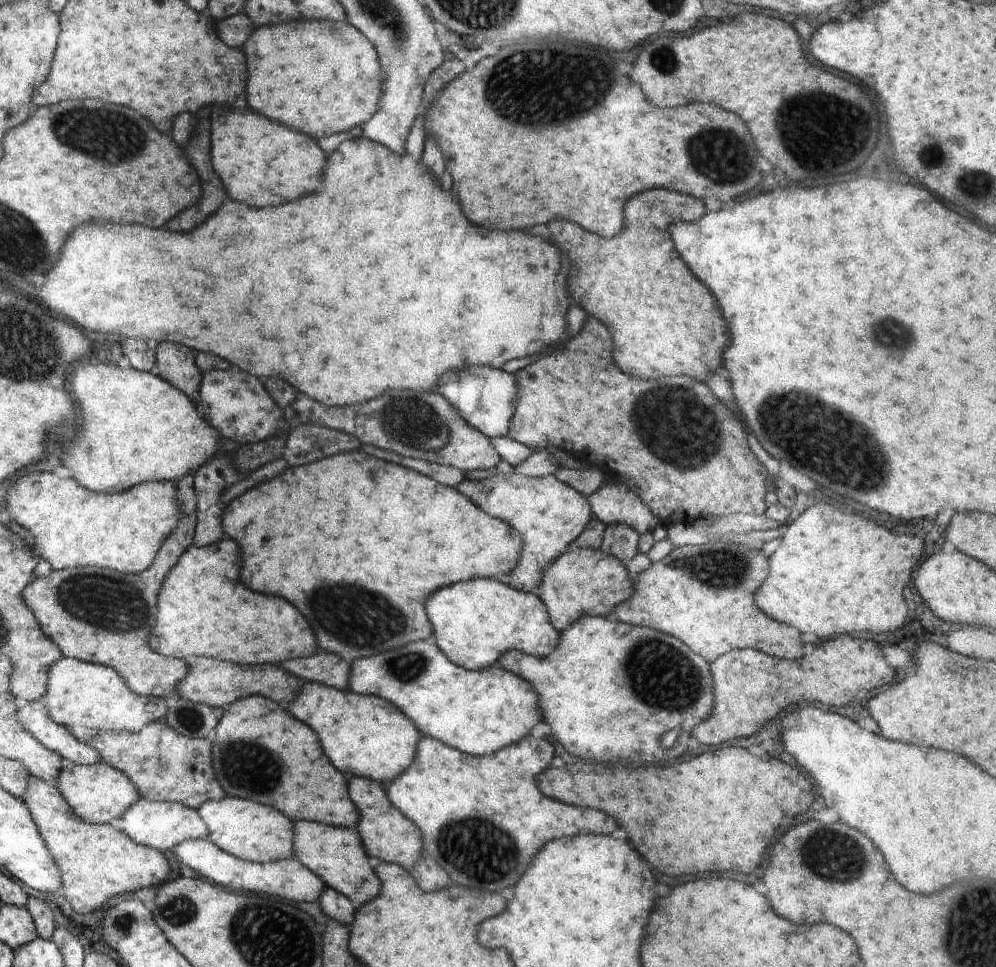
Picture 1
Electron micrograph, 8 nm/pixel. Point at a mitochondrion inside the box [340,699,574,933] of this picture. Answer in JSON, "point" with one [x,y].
{"point":[480,850]}

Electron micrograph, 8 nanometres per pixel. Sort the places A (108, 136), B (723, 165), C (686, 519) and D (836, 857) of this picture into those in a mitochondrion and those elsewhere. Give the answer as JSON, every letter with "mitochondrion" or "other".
{"A":"mitochondrion","B":"mitochondrion","C":"other","D":"mitochondrion"}

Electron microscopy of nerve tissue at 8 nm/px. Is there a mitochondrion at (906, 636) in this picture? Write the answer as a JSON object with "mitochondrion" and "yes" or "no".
{"mitochondrion":"no"}

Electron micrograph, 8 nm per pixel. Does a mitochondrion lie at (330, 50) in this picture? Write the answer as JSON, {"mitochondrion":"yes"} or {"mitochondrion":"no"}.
{"mitochondrion":"no"}

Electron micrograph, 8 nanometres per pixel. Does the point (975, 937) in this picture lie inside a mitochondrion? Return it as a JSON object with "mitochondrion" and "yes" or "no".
{"mitochondrion":"yes"}

